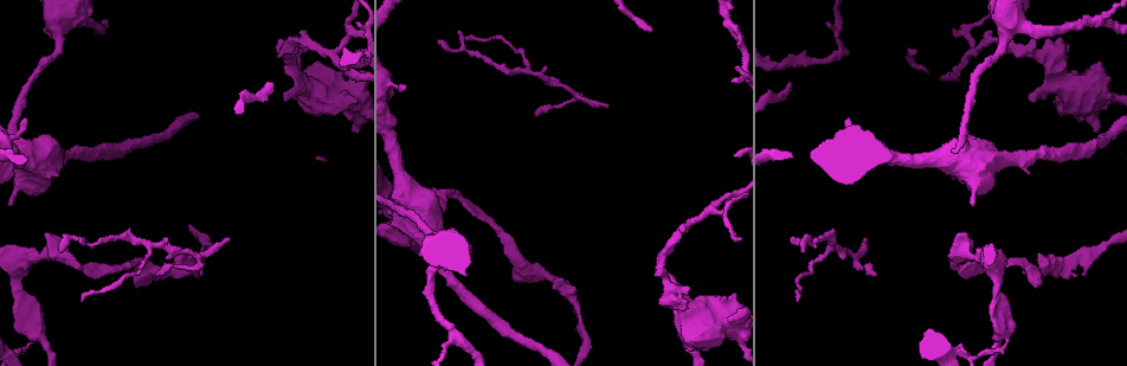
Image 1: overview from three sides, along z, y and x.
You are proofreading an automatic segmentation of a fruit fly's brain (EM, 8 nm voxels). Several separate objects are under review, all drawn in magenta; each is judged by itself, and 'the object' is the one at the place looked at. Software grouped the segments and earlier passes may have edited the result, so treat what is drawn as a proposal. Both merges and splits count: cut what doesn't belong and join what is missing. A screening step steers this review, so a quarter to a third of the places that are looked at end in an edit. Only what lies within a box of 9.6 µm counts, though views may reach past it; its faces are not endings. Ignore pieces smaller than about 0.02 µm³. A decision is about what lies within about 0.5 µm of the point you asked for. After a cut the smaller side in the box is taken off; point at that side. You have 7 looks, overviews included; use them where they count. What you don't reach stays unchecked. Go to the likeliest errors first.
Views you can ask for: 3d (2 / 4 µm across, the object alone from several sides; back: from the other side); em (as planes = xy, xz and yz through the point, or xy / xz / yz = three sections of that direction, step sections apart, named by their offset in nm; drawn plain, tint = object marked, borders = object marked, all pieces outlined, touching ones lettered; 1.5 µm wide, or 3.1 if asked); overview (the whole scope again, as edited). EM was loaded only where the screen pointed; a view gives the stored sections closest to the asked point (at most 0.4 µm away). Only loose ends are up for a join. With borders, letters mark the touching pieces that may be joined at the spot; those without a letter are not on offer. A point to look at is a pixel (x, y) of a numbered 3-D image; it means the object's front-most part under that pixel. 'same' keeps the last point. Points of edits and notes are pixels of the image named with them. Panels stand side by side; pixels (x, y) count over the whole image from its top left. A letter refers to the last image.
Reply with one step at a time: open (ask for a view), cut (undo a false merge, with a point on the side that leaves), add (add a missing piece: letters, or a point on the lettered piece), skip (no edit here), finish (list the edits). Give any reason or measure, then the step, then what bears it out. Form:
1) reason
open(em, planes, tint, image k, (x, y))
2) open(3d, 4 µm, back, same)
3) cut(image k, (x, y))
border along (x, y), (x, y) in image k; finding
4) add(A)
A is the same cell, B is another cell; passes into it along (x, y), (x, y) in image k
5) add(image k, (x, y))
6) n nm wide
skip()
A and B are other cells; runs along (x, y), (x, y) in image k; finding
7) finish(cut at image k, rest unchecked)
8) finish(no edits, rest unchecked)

abrupt turn
open(em, planes, tint, image 1, (19, 144))

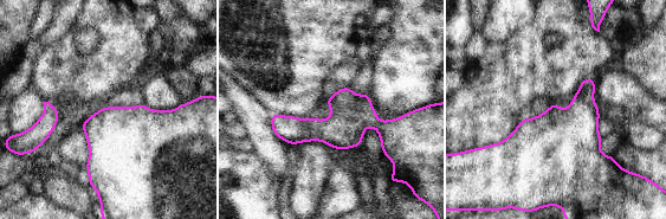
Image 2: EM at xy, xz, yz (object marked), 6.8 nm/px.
see the neighbours
open(em, planes, borders, same)

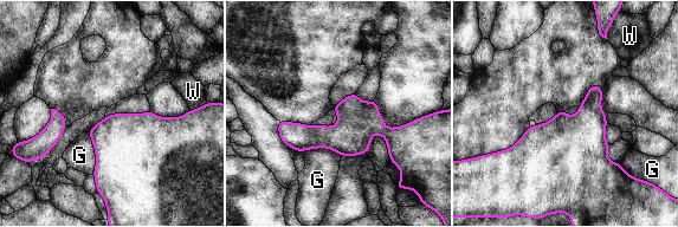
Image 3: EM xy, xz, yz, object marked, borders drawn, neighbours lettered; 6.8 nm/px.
skip()
G and W are other cells; runs along (407, 127), (281, 131) in image 3; one neuron here

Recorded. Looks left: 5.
free end
open(em, planes, borders, image 1, (689, 287))

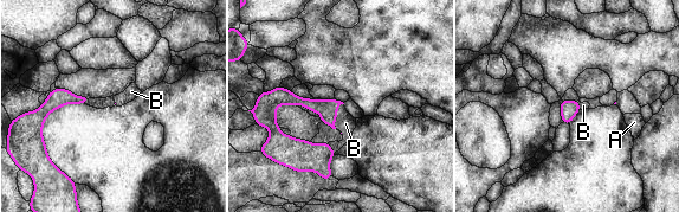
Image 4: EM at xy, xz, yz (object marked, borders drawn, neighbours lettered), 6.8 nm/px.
add(image 4, (346, 123))
B is the same cell, A is another cell; passes into it along (328, 109), (336, 115), (346, 123) in image 4; the neuron continues

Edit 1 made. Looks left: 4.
redraw
open(overview)

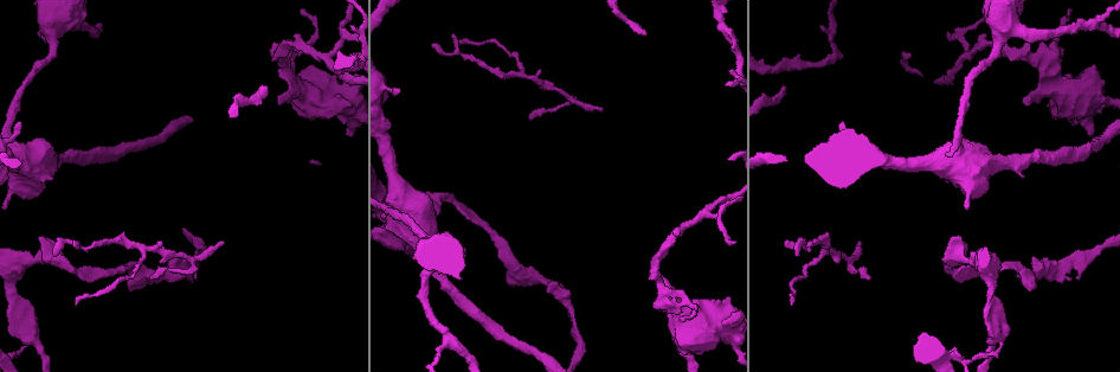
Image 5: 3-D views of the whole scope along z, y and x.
thin end
open(3d, 4 µm, image 5, (531, 118))

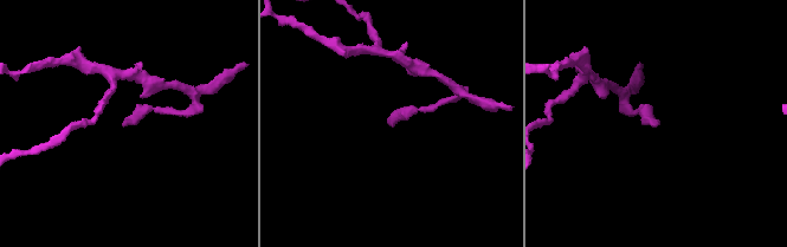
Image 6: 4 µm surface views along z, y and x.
open(em, planes, borders, image 6, (658, 123))

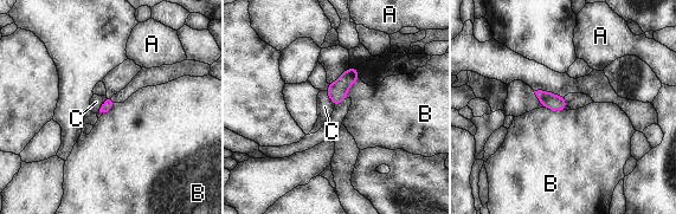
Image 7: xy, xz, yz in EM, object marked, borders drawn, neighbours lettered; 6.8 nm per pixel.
skip()
A, B and C are other cells; border along (360, 78), (353, 83), (345, 98) in image 7; none of them fits

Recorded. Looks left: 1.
finish(add at image 4, rest unchecked)

